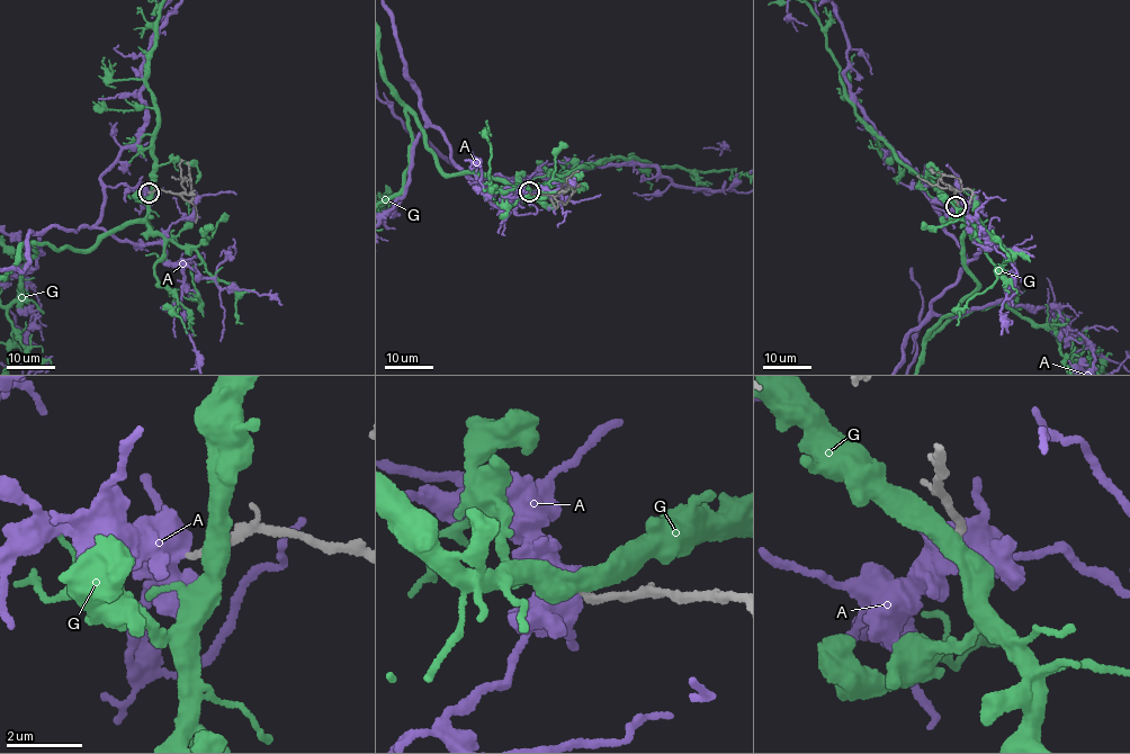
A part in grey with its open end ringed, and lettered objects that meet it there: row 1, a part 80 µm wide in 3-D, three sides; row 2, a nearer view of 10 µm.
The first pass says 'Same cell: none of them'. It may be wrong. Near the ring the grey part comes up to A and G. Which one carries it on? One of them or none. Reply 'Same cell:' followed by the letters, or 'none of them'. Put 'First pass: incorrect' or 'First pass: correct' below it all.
Same cell: none of them
First pass: correct

